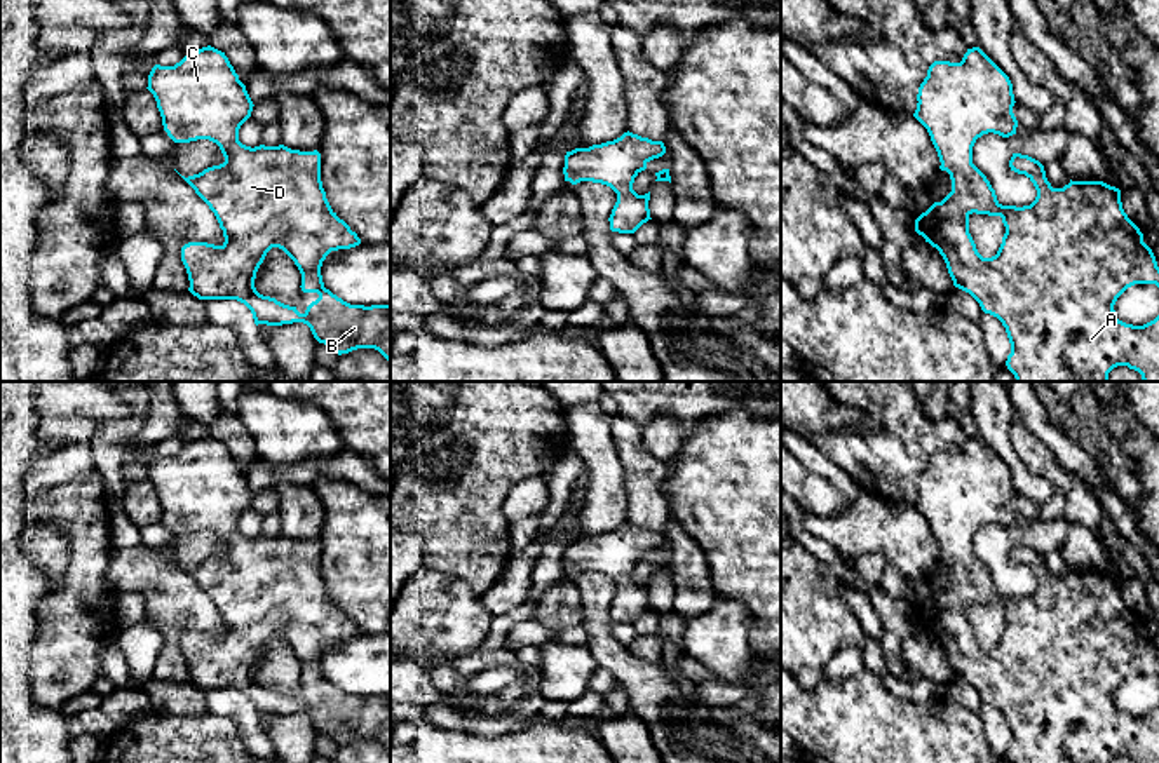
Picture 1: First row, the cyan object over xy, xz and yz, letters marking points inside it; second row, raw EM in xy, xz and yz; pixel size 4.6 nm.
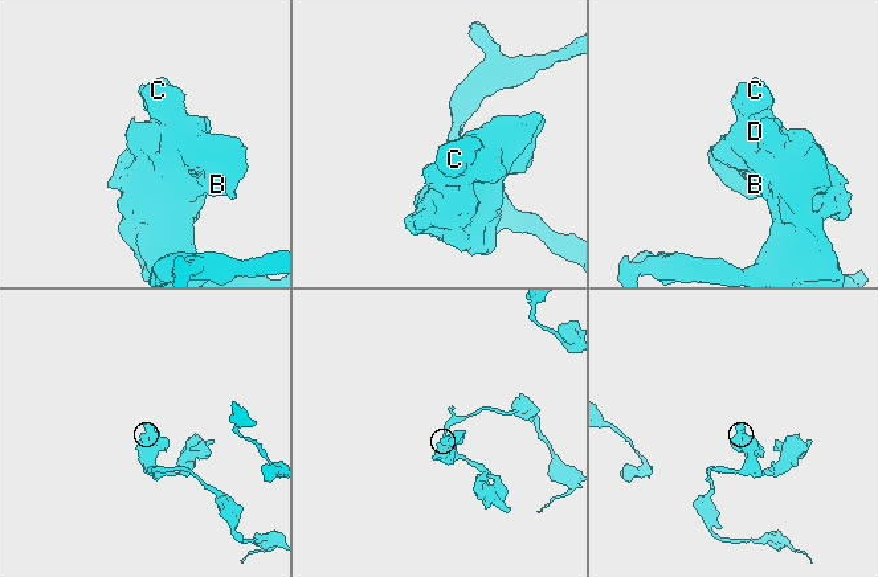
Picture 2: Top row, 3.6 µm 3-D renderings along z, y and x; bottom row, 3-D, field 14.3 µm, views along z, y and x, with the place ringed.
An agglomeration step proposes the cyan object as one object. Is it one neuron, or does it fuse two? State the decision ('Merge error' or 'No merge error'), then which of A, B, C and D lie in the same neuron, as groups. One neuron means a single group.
No merge error. Groups: A B C D

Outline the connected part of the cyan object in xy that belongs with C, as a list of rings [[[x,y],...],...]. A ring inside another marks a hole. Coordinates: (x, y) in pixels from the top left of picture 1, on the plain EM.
[[[211,436],[186,444],[174,456],[155,455],[148,465],[146,479],[153,484],[164,521],[174,533],[209,530],[220,537],[225,547],[225,552],[220,556],[207,557],[188,568],[181,566],[214,603],[225,627],[221,636],[188,632],[181,638],[181,652],[190,671],[188,681],[199,690],[237,690],[244,693],[251,700],[256,716],[303,712],[310,718],[319,733],[328,735],[338,746],[357,739],[375,739],[390,754],[390,695],[350,695],[326,679],[322,672],[321,657],[326,646],[331,641],[356,638],[361,634],[361,629],[336,606],[326,589],[321,571],[321,544],[317,540],[291,540],[284,535],[260,535],[254,538],[242,535],[239,531],[239,519],[251,507],[254,495],[225,442]],[[272,638],[282,639],[295,652],[302,664],[302,681],[319,685],[319,688],[312,692],[303,704],[300,704],[296,697],[289,697],[275,688],[260,685],[254,678],[256,662]]]

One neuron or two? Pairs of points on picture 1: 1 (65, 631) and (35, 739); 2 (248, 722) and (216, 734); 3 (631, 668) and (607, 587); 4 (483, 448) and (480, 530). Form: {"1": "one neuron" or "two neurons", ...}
{"1": "two neurons", "2": "two neurons", "3": "one neuron", "4": "one neuron"}

